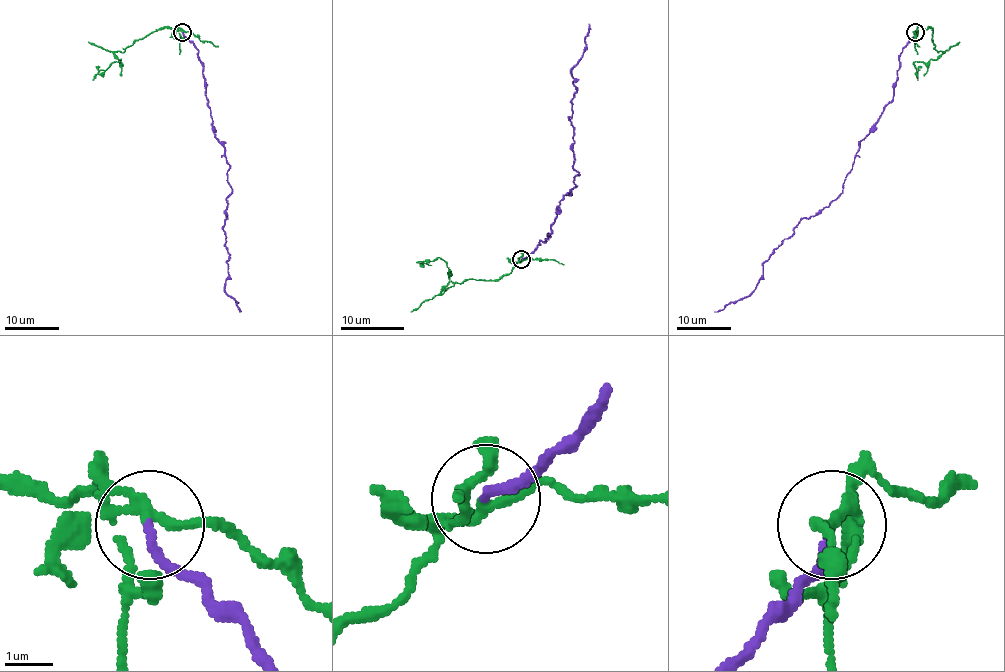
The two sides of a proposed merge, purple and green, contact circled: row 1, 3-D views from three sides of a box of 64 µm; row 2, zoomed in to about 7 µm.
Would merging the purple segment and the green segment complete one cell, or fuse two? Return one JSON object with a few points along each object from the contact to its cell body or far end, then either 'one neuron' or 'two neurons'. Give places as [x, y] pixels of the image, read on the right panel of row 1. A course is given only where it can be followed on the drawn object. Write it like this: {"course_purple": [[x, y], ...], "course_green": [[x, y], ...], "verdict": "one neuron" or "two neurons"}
{"course_purple": [[914, 32], [902, 51], [893, 99], [860, 141], [842, 192], [800, 221], [763, 264], [751, 292], [713, 311]], "course_green": [[914, 32], [920, 27], [931, 28], [932, 43], [941, 52], [936, 59], [925, 63], [914, 62], [917, 80]], "verdict": "two neurons"}

